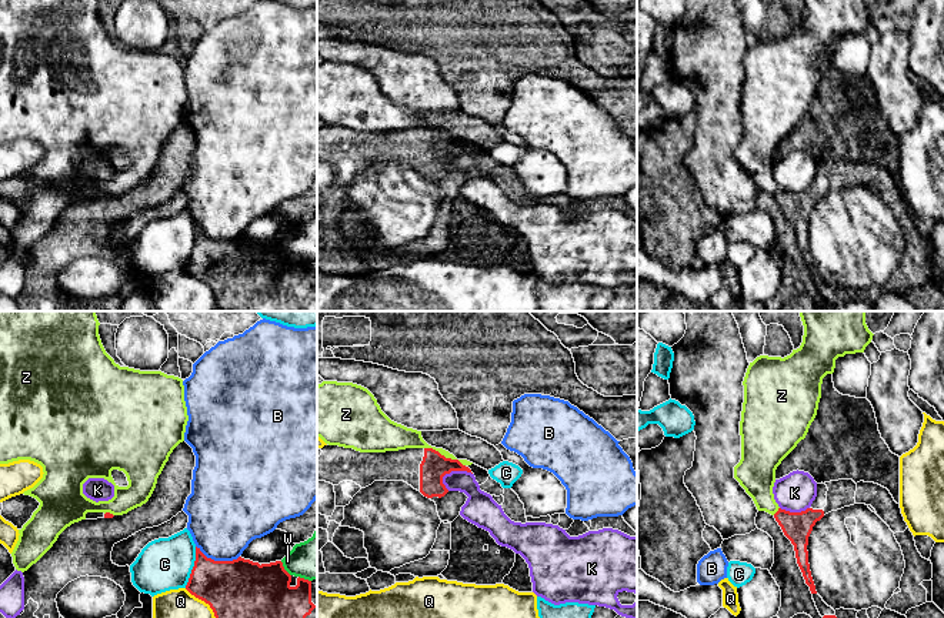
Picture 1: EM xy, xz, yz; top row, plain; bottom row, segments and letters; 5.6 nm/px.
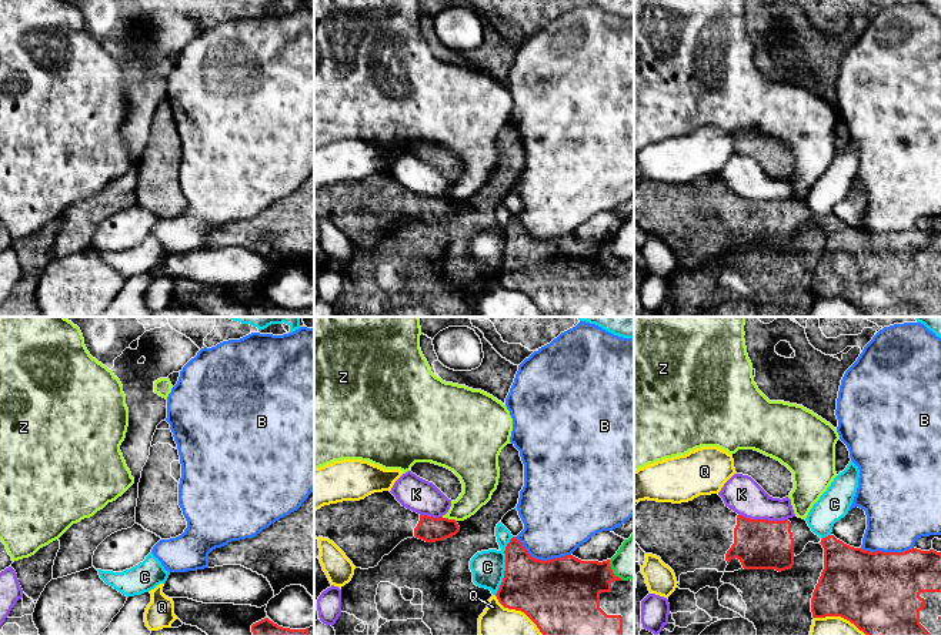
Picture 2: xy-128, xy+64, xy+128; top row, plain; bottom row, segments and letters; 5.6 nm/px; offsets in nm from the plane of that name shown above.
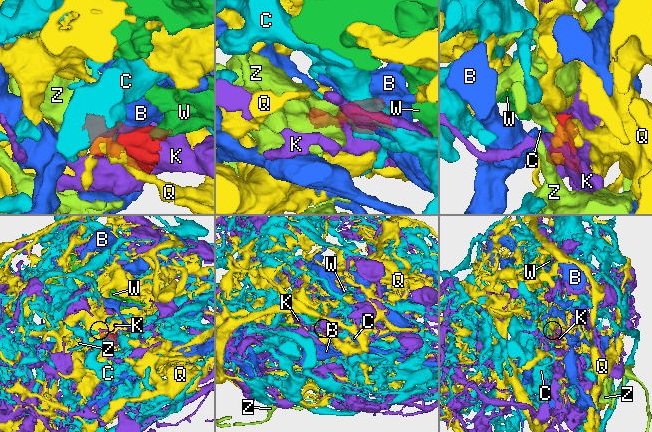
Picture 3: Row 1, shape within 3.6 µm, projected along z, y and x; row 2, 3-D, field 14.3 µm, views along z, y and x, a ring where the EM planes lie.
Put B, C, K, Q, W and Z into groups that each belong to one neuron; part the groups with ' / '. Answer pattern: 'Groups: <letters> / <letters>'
Groups: B / C / K / Q / W Z

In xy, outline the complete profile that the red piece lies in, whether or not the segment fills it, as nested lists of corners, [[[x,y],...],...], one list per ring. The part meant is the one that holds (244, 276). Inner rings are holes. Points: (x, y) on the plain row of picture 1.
[[[196,227],[196,241],[186,270],[210,285],[221,311],[317,311],[317,260],[290,255],[281,241],[261,245],[241,237],[214,241]]]

